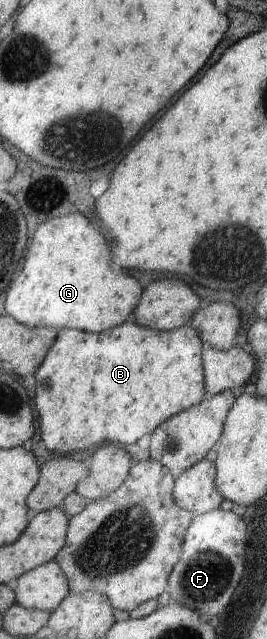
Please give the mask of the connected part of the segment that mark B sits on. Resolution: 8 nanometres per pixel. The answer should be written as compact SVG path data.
M123 323L123 325L119 325L115 329L109 329L109 331L103 331L103 333L83 333L83 331L75 331L75 329L58 328L49 351L34 371L35 390L33 405L37 409L40 427L39 437L41 437L45 449L56 455L73 455L73 453L83 451L83 449L95 448L97 445L111 443L112 441L113 443L118 441L119 443L129 445L143 437L143 435L151 433L168 417L174 416L192 405L197 405L197 402L206 397L203 366L200 356L201 344L202 341L197 337L197 332L189 323L183 324L181 327L171 331L157 331L151 328L137 327L135 323Z

